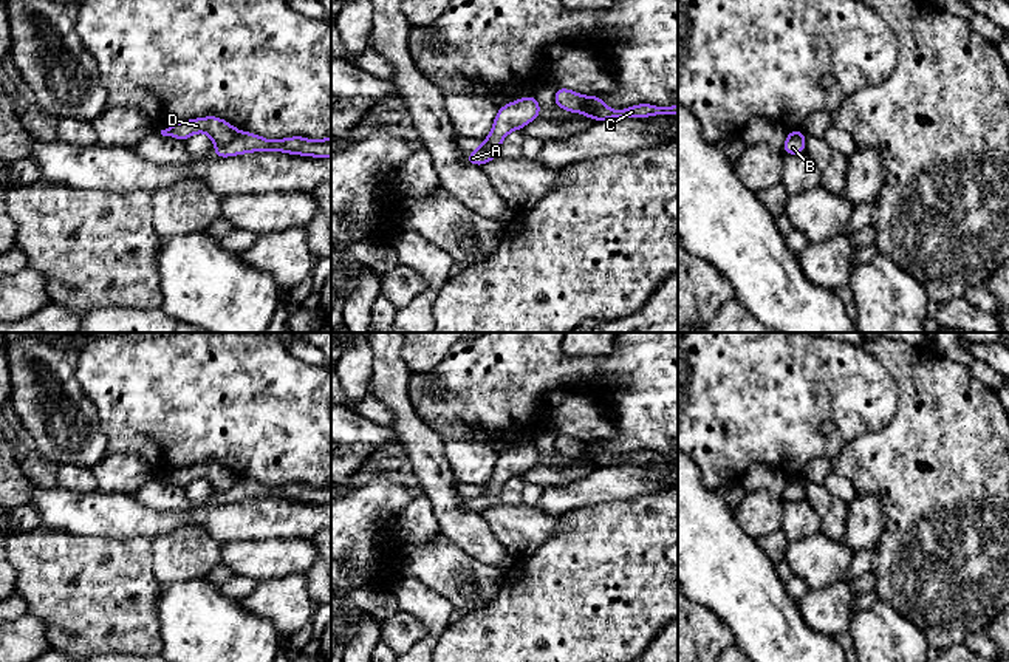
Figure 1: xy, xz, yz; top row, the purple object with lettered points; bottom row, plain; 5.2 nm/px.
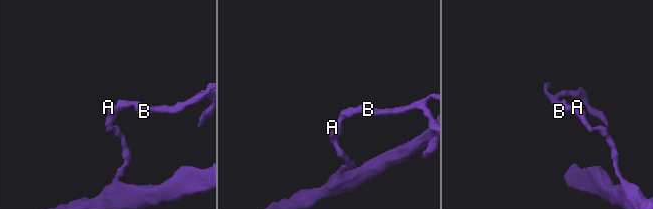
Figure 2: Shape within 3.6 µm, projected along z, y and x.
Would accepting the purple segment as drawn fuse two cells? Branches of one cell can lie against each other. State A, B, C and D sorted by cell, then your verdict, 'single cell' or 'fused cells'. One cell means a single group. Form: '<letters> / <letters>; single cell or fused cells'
A D / B C; fused cells

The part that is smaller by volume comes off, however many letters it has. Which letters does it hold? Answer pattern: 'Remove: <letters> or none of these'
Remove: B, C

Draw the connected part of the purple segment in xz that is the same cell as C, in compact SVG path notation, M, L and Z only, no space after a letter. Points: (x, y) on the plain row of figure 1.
M583 442L582 459L594 467L607 467L616 464L650 464L655 461L678 462L678 450L670 453L656 453L652 450L638 450L622 456L610 456L599 442Z

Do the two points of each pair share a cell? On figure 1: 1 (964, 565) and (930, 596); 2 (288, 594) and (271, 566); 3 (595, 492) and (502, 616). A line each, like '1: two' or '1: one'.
1: one
2: two
3: two

